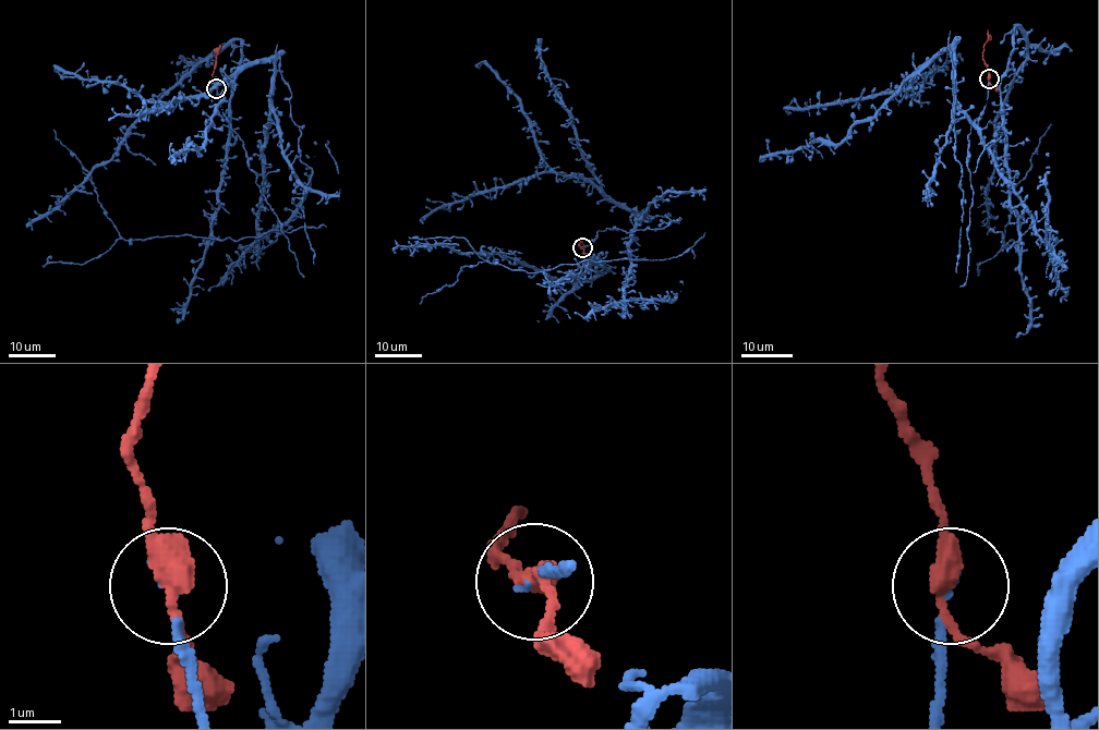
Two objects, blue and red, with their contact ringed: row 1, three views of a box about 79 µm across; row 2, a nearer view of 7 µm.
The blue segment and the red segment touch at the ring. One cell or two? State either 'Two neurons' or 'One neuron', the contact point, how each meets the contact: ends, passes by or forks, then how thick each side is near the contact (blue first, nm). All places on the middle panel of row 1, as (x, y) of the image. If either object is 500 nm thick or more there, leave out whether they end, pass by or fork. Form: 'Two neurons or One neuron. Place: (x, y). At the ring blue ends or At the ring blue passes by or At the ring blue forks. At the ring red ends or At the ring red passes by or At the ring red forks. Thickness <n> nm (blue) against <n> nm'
One neuron. Place: (582, 247). At the ring blue ends. At the ring red passes by. Thickness 50 nm (blue) against 400 nm

